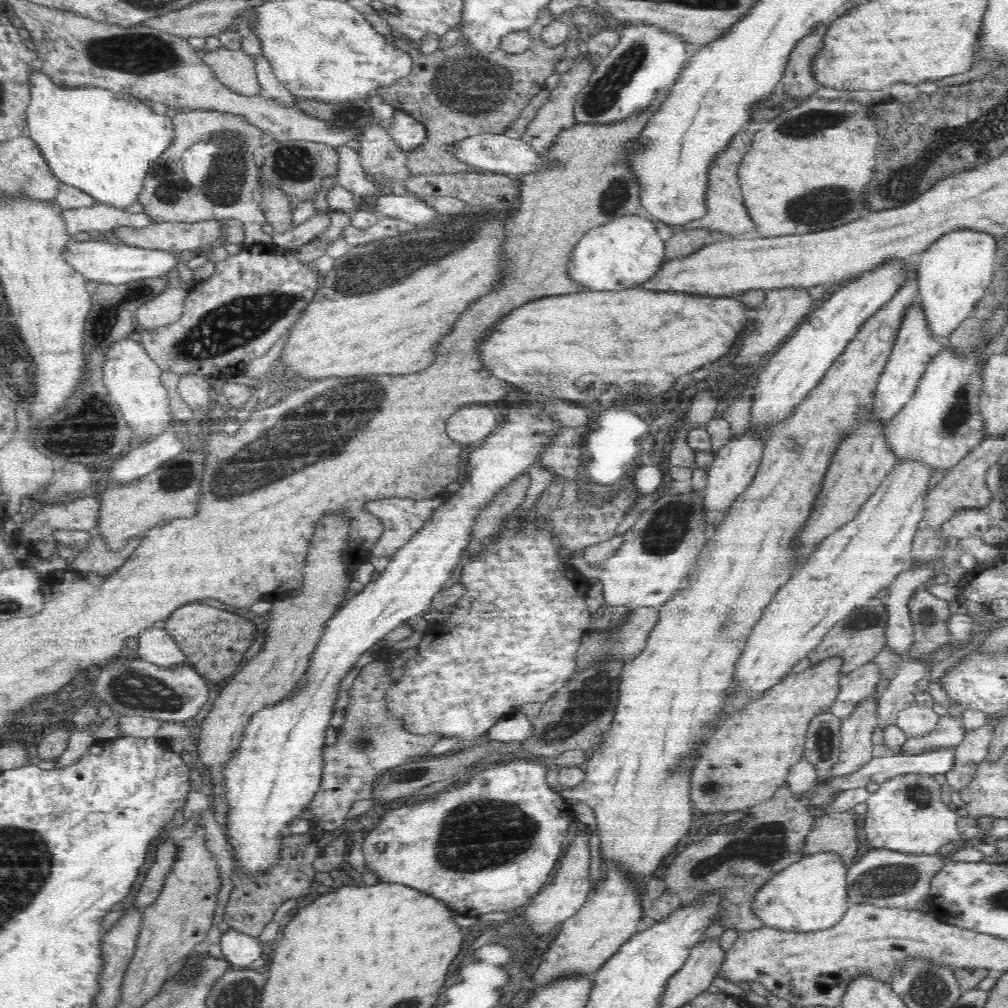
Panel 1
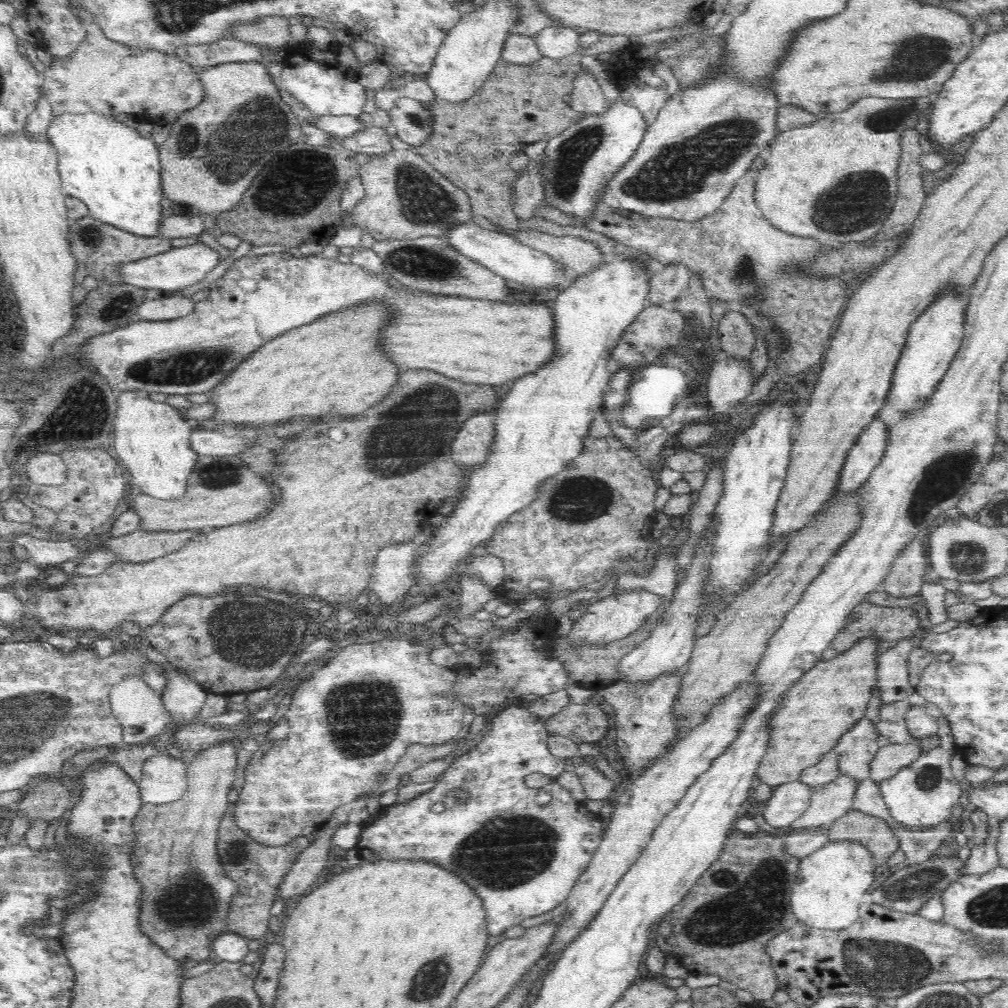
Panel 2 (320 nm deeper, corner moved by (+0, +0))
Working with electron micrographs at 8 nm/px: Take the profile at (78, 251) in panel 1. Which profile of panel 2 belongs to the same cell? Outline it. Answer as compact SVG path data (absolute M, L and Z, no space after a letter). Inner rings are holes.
M198 243L184 246L184 248L171 248L167 252L134 260L134 262L124 262L124 264L120 264L118 274L122 277L122 282L138 288L158 290L162 288L162 290L172 290L172 292L178 290L180 292L181 289L204 280L206 274L210 270L214 270L220 261L220 254L216 250L212 250L203 243Z

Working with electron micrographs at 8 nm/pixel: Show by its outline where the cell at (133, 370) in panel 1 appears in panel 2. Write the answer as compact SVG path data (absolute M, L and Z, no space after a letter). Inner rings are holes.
M122 392L115 418L113 450L116 452L112 454L132 477L131 490L160 500L182 498L199 458L190 445L194 423L184 419L174 406L154 402L144 392Z

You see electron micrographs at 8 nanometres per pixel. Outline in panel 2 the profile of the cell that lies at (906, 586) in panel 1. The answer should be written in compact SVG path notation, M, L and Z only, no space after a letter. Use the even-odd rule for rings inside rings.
M912 636L902 638L896 646L877 658L877 693L882 704L907 699L914 688L909 684L907 658L916 646Z

